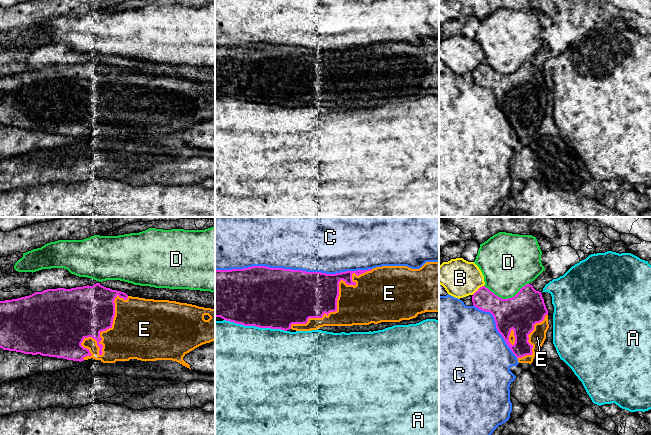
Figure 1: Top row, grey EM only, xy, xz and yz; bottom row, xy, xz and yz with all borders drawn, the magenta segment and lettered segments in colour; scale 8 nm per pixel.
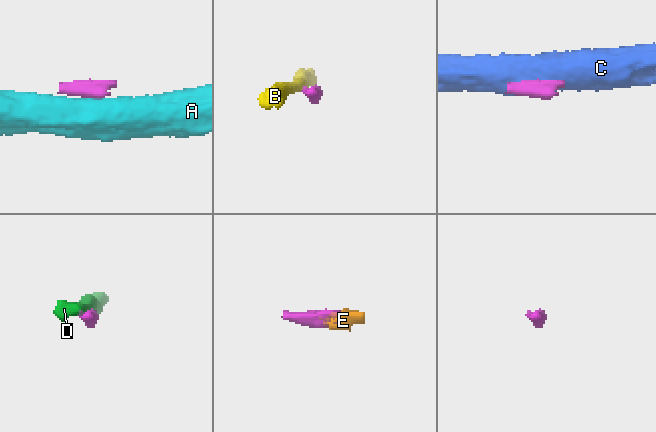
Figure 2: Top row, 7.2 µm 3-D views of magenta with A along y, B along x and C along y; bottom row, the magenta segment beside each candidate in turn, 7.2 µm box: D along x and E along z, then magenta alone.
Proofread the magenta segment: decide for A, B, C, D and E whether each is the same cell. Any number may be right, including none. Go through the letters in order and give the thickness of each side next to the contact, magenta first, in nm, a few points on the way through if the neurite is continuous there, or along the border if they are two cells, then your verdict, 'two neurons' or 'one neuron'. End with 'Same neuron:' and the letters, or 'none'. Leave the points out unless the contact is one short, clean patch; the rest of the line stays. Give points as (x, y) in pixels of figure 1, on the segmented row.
A: calibres 480 and 500 nm; two neurons
B: calibres 180 and 300 nm; two neurons
C: calibres 480 and 480 nm; two neurons
D: calibres 280 and 380 nm; two neurons
E: calibres 420 and 360 nm; one neuron
Same neuron: E

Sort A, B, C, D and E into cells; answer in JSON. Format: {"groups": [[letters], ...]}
{"groups": [["A"], ["B"], ["C"], ["D"], ["E"]]}

